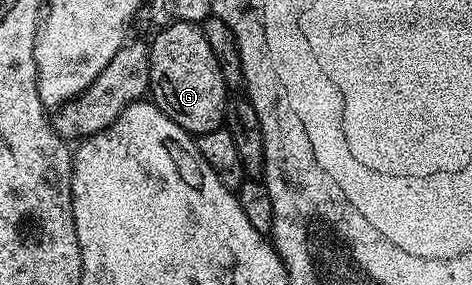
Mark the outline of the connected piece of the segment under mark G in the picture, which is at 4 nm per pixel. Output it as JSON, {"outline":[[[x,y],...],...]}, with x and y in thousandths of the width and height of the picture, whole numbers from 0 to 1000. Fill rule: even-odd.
{"outline":[[[358,81],[352,95],[341,95],[328,112],[333,123],[318,137],[314,196],[318,200],[318,347],[328,361],[331,379],[343,396],[352,396],[352,411],[360,411],[360,425],[369,425],[386,456],[398,463],[400,474],[413,481],[428,467],[445,467],[453,453],[462,453],[475,432],[475,382],[483,368],[487,344],[487,309],[475,291],[470,270],[470,242],[462,242],[462,214],[453,200],[453,172],[445,172],[445,144],[436,144],[430,91],[413,81]]]}

